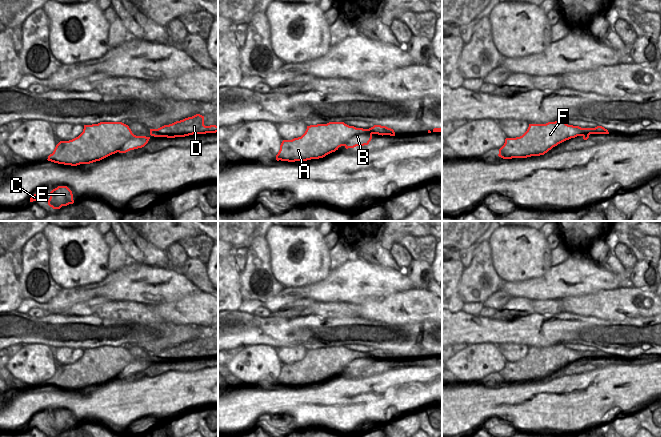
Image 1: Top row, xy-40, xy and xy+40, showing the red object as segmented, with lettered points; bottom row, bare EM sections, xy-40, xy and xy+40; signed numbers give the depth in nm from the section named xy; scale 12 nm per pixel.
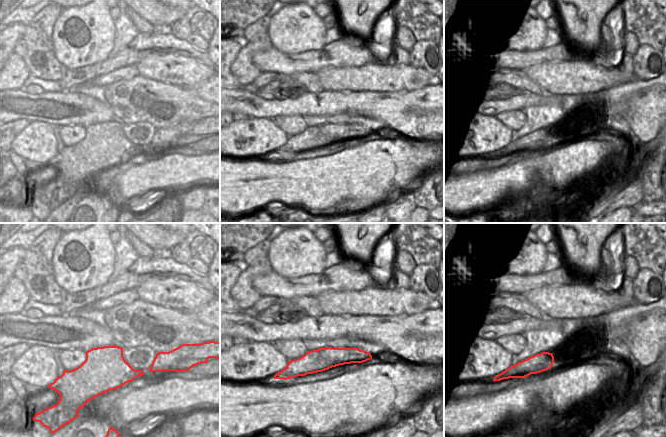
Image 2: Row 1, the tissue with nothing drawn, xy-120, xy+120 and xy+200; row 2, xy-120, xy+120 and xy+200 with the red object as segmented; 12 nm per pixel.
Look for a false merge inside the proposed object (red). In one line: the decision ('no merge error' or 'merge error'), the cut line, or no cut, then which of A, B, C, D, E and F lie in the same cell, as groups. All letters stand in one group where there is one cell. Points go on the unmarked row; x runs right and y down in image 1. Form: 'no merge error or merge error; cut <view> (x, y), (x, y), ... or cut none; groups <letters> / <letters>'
no merge error; cut none; groups A B C D E F

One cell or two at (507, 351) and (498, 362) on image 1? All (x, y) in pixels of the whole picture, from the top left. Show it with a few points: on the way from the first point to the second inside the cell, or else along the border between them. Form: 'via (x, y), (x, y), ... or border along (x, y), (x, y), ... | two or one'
border along (497, 345), (506, 361) | two

